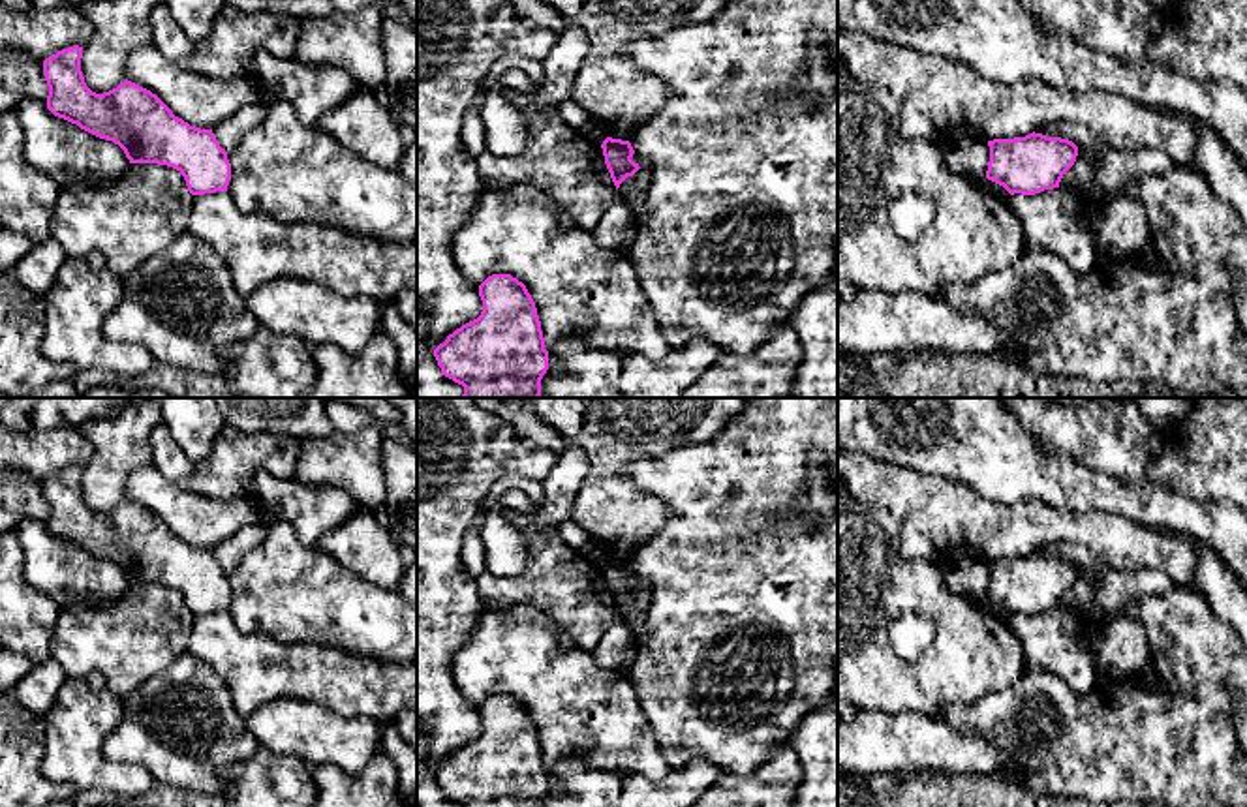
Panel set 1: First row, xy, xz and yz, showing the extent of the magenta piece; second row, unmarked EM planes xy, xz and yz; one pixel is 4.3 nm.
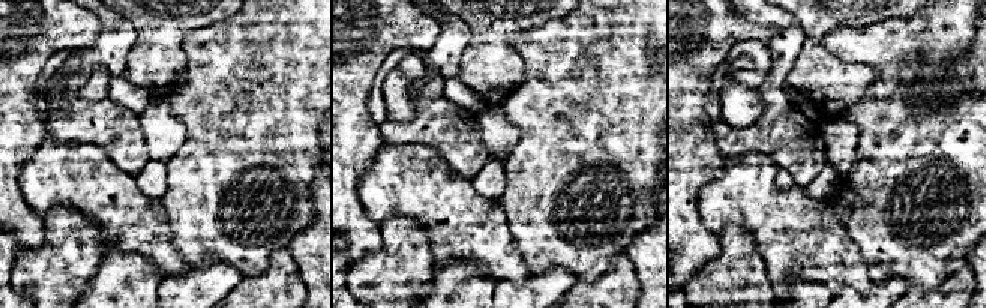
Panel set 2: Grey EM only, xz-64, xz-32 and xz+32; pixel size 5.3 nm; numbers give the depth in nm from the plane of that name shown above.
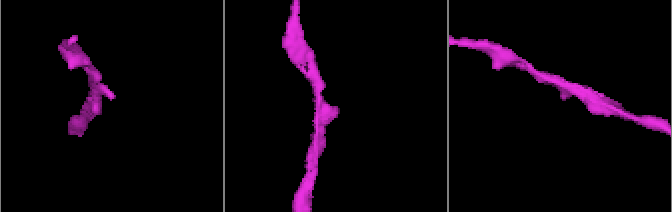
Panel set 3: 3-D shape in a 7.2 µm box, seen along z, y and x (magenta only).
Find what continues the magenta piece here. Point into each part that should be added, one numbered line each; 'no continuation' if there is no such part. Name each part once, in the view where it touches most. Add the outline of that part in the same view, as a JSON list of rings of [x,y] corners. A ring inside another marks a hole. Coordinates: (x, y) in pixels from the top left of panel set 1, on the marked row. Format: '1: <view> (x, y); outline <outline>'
no continuation

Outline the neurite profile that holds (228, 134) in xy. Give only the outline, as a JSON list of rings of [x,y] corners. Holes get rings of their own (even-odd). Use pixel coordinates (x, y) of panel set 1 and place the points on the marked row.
[[[261,103],[244,105],[237,111],[235,116],[220,122],[212,129],[212,133],[220,143],[220,146],[225,152],[231,152],[239,145],[244,133],[248,133],[267,118],[267,113],[269,113],[267,105],[261,105]]]

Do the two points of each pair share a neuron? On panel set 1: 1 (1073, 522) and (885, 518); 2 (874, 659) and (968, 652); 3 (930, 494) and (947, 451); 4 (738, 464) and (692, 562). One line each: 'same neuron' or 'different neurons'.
1: different neurons
2: same neuron
3: different neurons
4: same neuron

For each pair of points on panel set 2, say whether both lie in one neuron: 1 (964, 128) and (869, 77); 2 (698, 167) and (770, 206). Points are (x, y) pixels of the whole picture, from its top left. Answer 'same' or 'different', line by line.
1: different
2: different

